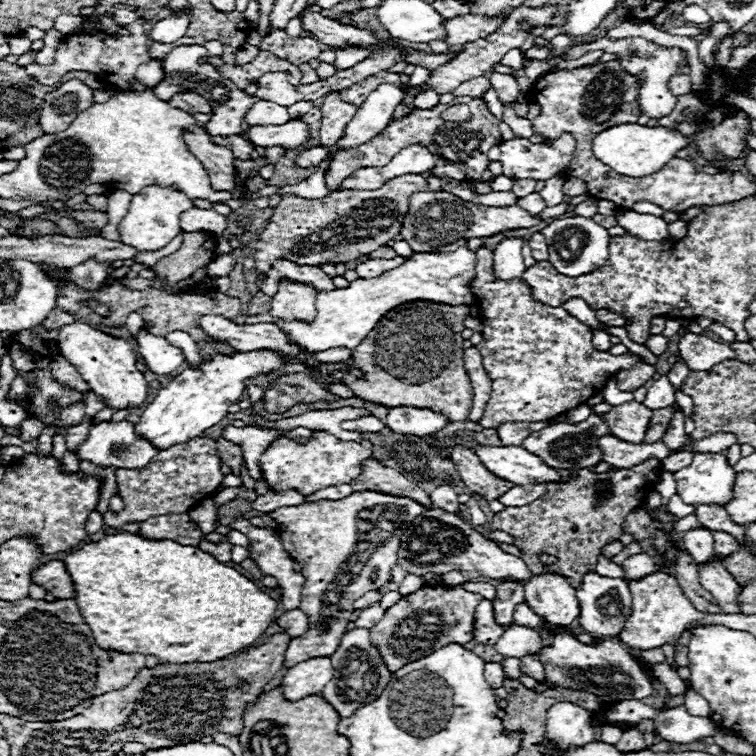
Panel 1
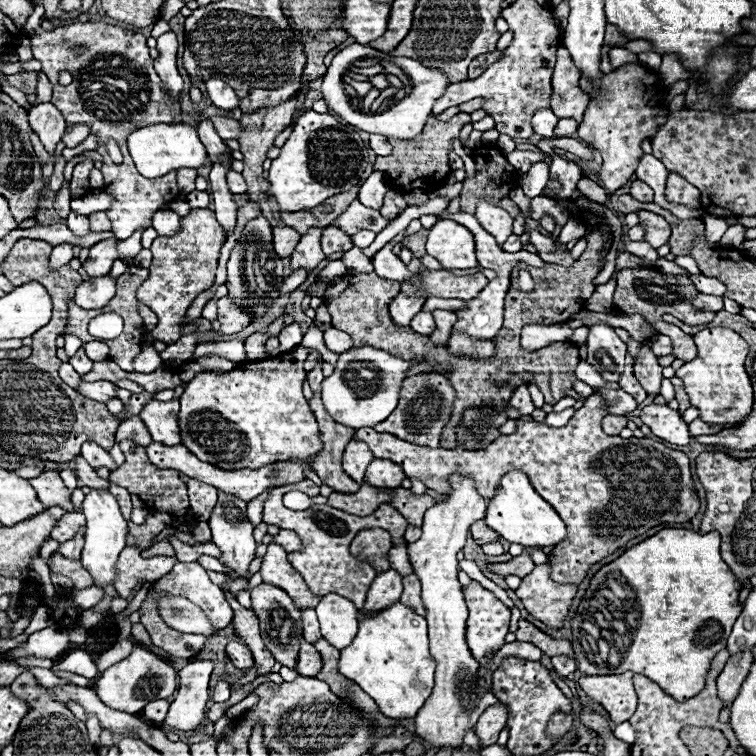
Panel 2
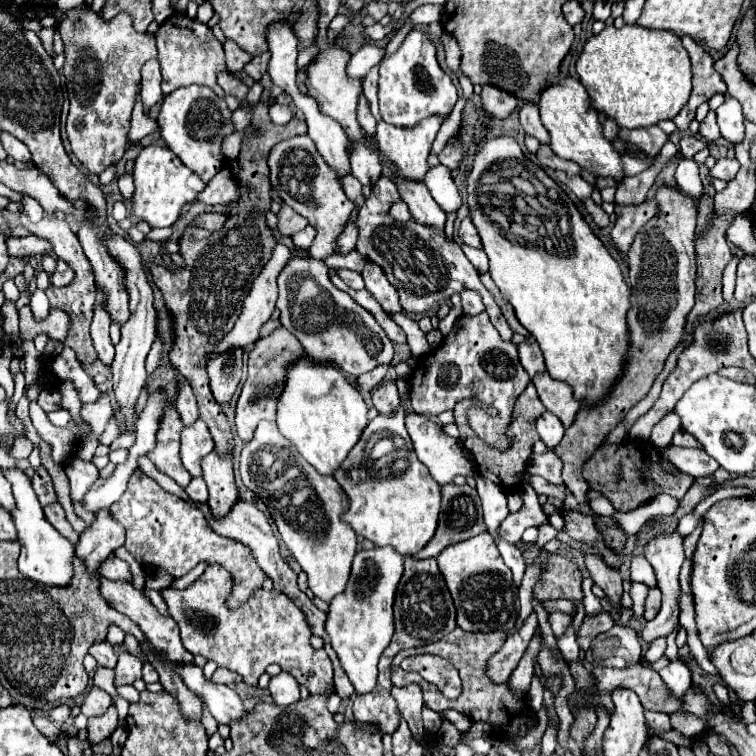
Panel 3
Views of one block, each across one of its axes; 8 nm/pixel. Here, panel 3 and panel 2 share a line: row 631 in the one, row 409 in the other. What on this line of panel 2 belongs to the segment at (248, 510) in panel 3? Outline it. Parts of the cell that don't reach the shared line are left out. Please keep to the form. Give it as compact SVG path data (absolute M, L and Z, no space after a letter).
M320 398L308 400L320 428L320 440L322 450L312 458L312 468L318 472L322 484L330 486L336 492L356 492L360 488L358 482L354 482L346 472L342 470L342 452L346 444L354 438L354 428L342 426L330 418L330 414L324 410Z

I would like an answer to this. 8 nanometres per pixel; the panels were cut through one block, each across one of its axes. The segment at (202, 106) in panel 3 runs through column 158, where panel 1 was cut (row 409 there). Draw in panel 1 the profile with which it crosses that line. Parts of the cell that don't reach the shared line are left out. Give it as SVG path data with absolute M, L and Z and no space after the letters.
M74 322L60 328L58 346L62 356L82 374L90 392L102 396L108 408L138 408L148 398L148 382L144 374L136 370L136 350L126 340L112 338L84 322Z

